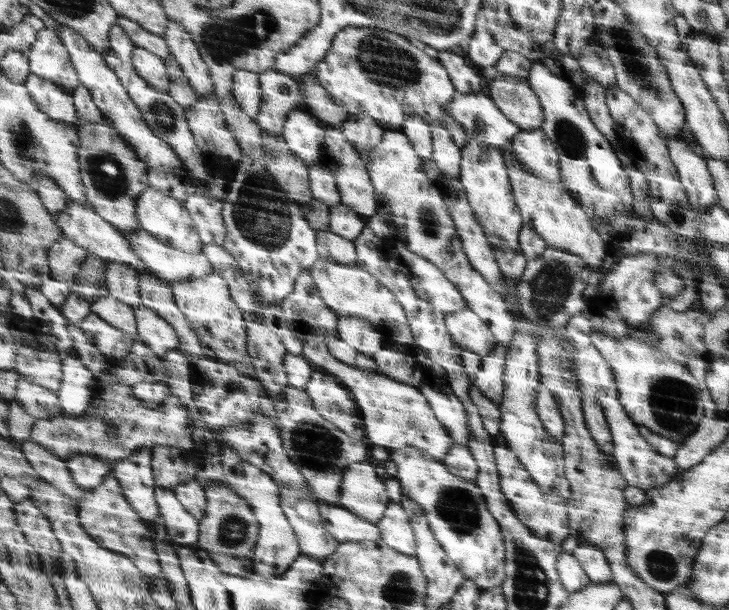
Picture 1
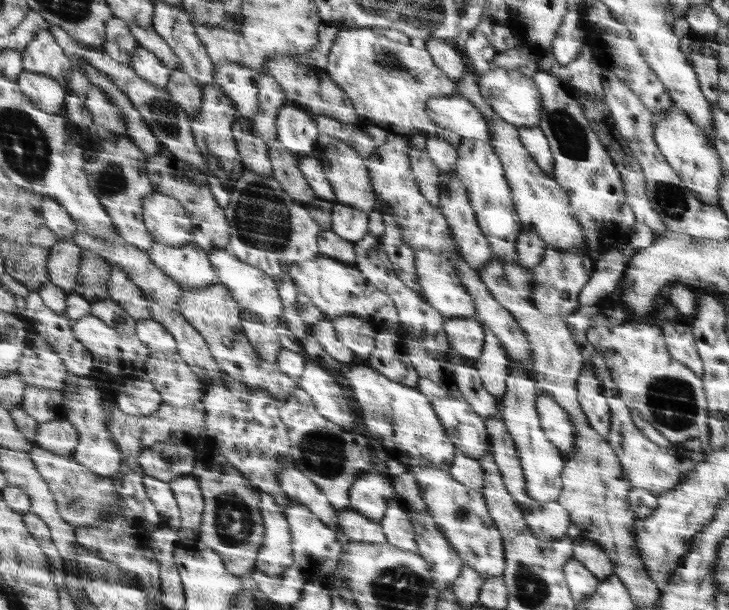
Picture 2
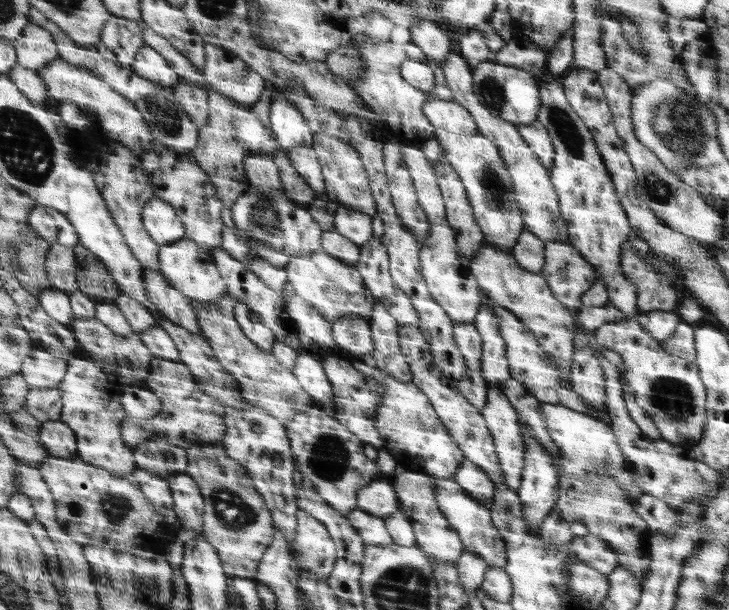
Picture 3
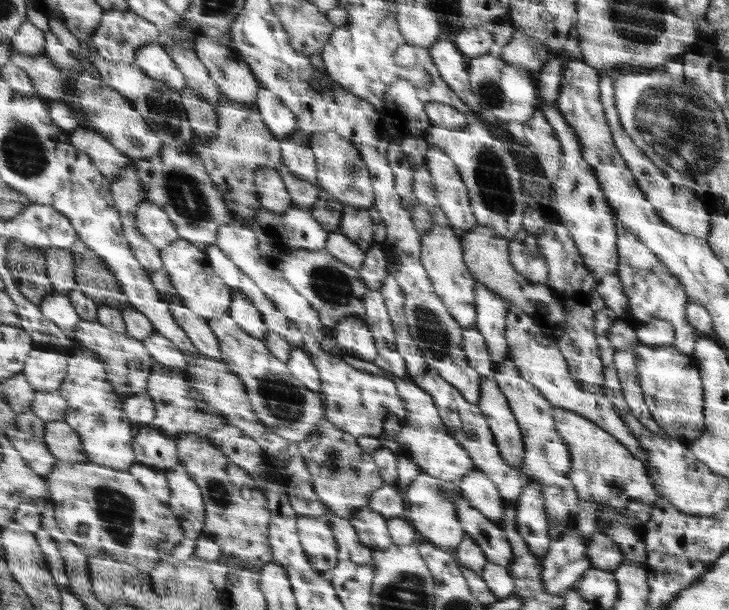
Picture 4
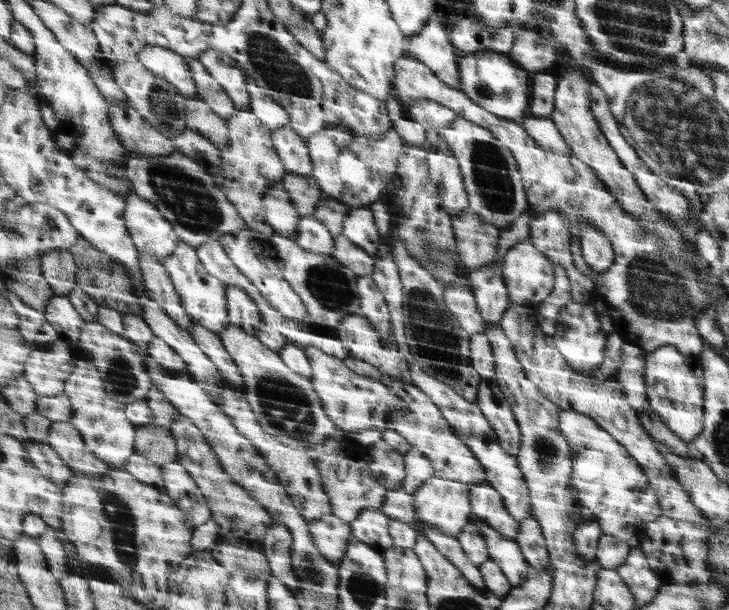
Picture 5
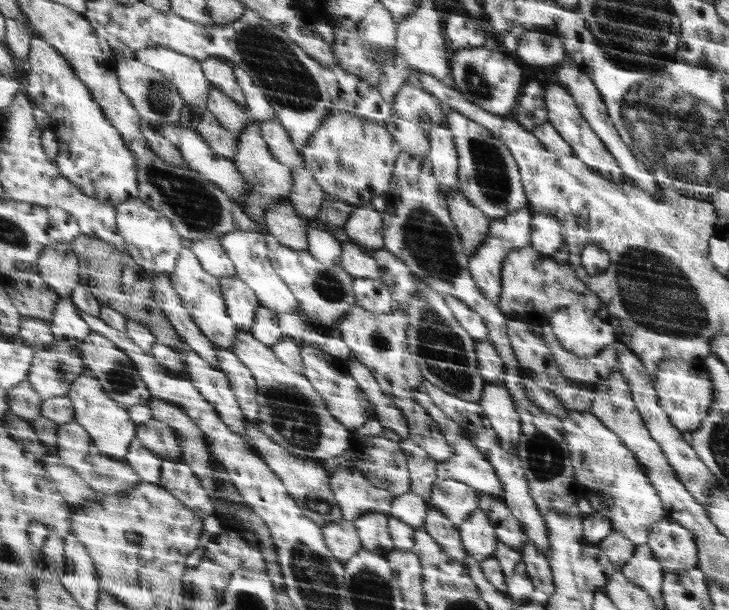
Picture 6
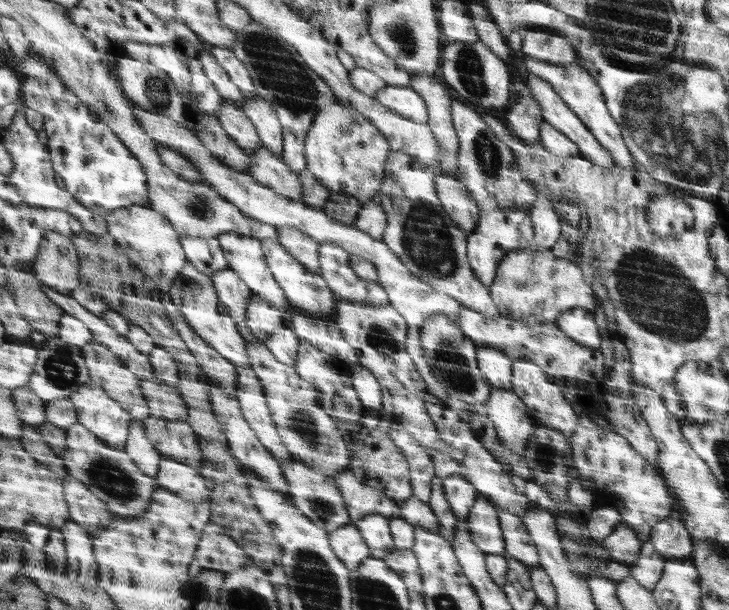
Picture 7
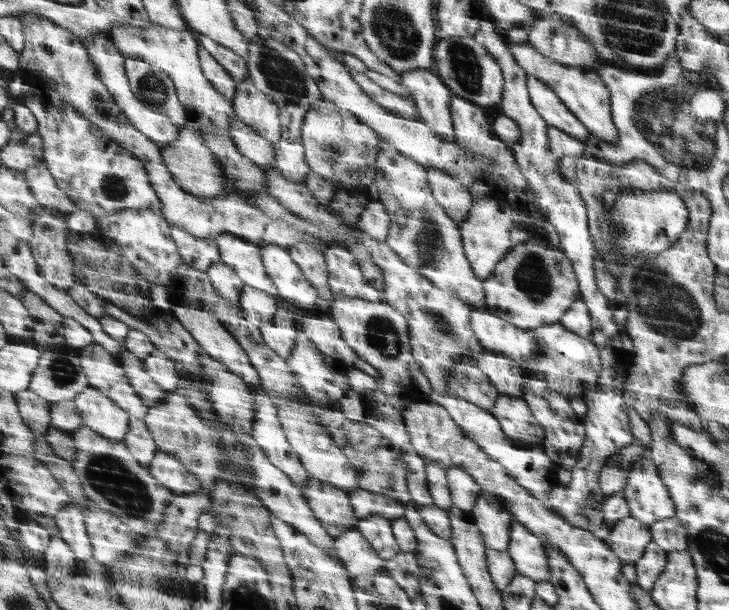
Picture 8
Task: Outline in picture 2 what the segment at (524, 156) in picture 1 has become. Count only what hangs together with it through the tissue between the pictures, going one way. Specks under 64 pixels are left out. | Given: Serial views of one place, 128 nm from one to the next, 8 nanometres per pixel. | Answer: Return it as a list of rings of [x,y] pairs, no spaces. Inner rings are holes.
[[[539,126],[519,127],[520,142],[531,154],[531,158],[544,172],[551,174],[554,171],[554,156],[546,136]]]

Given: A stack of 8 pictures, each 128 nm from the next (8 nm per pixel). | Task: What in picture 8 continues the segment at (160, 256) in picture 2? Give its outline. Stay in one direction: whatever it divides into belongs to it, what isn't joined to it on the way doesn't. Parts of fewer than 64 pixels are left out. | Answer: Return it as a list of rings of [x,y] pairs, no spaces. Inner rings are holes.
[[[179,301],[173,310],[177,313],[178,320],[182,321],[212,357],[224,361],[224,365],[236,375],[240,375],[249,388],[259,384],[258,370],[248,359],[242,344],[228,331],[220,317],[204,309],[185,308],[185,302]]]

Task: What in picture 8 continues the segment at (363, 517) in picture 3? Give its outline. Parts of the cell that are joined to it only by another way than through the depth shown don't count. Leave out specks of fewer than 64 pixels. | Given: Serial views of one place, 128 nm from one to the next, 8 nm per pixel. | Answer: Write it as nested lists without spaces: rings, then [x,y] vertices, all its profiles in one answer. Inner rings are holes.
[[[370,516],[370,518],[360,519],[355,529],[372,544],[372,548],[378,553],[383,560],[390,560],[396,556],[396,552],[401,548],[394,539],[391,522],[382,516]]]

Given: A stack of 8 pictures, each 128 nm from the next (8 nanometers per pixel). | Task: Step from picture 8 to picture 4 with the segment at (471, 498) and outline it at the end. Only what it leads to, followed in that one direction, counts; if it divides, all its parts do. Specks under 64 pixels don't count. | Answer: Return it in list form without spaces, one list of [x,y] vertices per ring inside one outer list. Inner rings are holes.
[[[422,471],[403,491],[404,500],[408,504],[408,516],[404,518],[412,520],[410,524],[416,528],[415,532],[419,532],[420,536],[439,550],[455,553],[466,536],[455,510],[455,498],[459,498],[461,494],[458,482],[440,480],[439,477]]]

